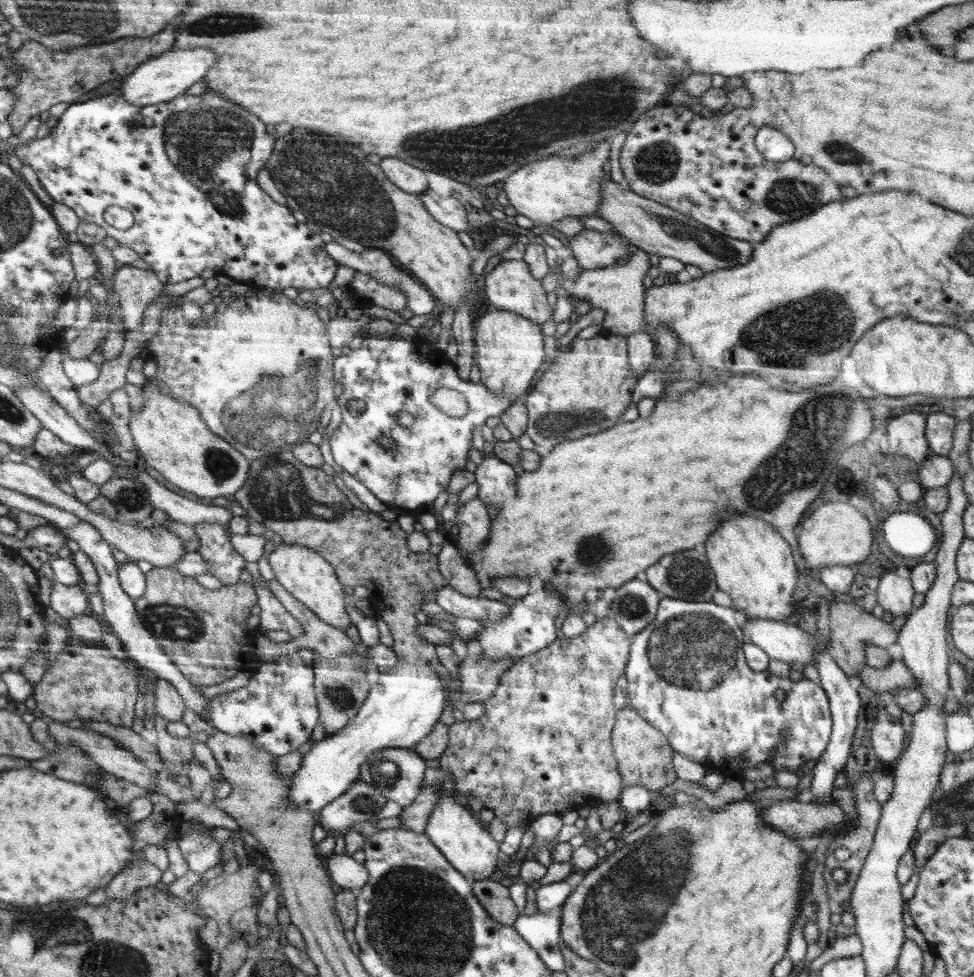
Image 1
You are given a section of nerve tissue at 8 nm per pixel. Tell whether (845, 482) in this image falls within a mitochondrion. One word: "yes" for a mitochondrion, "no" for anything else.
yes

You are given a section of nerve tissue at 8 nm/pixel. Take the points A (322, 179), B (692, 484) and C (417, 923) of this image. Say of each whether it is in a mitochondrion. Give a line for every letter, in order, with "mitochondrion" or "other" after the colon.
A: mitochondrion
B: other
C: mitochondrion

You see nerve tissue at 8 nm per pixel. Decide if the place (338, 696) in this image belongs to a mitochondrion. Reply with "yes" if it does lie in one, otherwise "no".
yes

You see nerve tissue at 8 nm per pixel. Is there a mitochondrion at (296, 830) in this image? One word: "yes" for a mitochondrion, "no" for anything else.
no

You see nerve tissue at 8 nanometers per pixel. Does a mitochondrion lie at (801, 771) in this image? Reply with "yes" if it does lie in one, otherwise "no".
no

